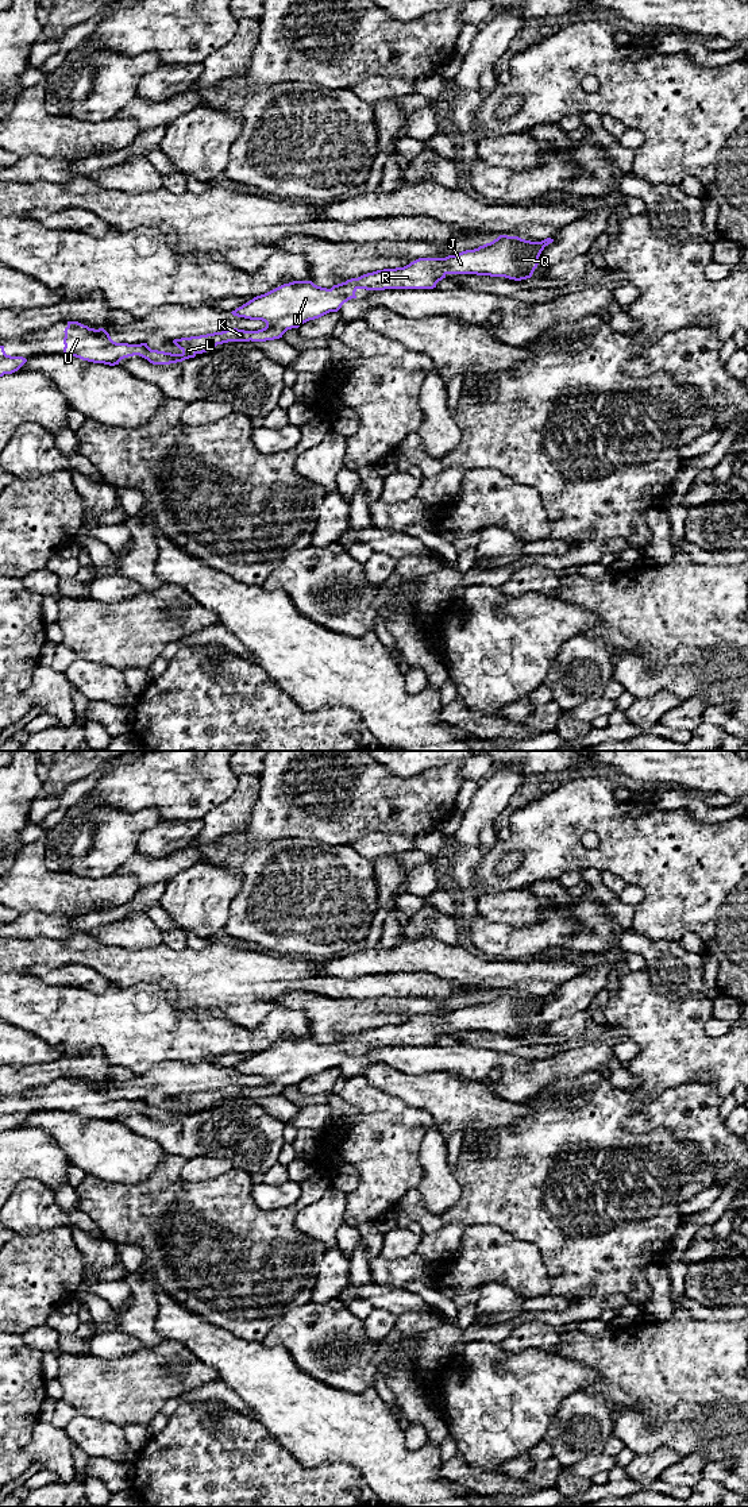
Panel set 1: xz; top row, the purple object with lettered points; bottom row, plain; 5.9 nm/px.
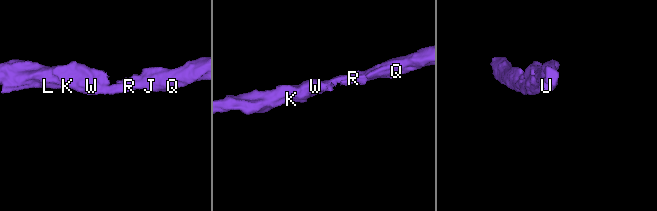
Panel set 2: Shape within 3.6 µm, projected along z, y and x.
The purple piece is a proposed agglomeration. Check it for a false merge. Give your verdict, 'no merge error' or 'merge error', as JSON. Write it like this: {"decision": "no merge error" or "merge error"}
{"decision": "no merge error"}

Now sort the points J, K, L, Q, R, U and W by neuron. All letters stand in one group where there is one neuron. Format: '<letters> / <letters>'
J K L Q R U W

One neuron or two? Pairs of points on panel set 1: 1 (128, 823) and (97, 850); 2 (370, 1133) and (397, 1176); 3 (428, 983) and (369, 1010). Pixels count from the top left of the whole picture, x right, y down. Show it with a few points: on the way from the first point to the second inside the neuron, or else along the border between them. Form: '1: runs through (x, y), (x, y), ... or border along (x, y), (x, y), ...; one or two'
1: runs through (120, 829), (105, 841); one
2: runs through (378, 1144), (386, 1152), (389, 1166); one
3: border along (431, 998), (376, 997), (369, 1001); two

